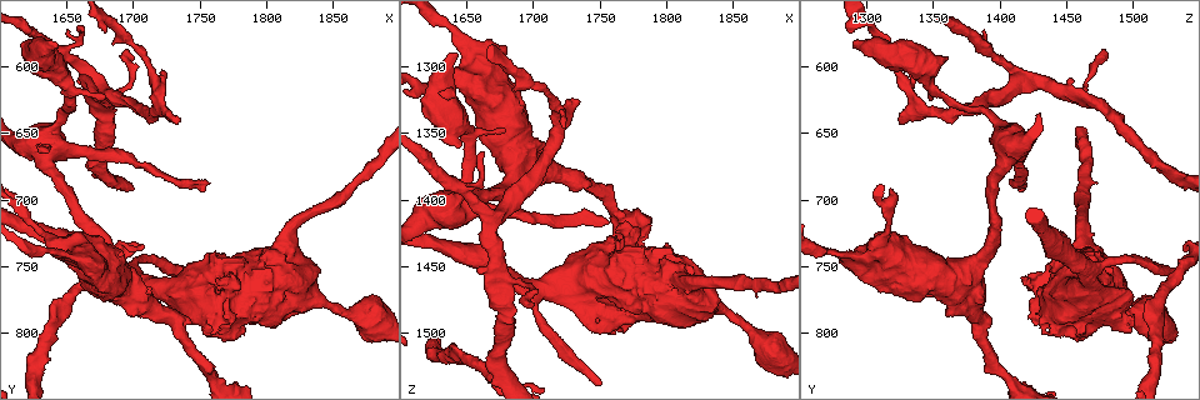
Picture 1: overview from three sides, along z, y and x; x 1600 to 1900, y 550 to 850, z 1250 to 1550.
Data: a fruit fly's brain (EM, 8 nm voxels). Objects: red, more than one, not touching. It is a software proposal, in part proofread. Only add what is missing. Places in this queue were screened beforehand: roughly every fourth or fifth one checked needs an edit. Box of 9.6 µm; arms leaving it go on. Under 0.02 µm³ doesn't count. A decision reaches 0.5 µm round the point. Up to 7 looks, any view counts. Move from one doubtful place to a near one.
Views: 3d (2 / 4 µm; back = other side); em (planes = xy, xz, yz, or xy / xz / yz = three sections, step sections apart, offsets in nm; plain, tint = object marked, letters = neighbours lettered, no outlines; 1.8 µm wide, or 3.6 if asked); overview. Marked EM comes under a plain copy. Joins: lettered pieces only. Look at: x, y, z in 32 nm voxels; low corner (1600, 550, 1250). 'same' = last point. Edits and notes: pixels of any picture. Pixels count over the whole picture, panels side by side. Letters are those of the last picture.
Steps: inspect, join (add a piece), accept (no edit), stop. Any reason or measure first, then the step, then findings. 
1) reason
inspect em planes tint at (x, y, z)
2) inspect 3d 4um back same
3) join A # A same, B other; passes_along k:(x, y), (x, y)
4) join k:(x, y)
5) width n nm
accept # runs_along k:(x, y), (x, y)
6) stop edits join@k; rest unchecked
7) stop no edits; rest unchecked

inspect 3d 4um back at (1754, 692, 1416)

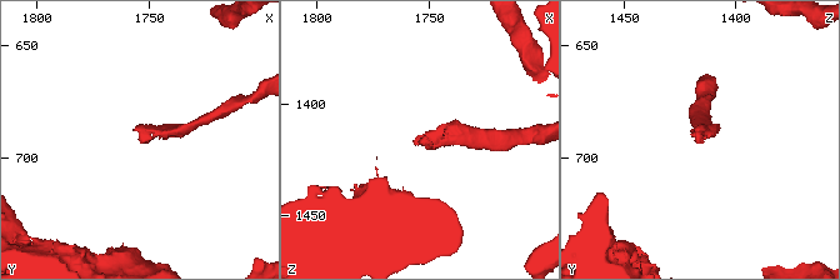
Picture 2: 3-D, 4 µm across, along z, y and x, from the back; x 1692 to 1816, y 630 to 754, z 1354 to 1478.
now the EM
inspect em planes letters at (1755, 693, 1416)

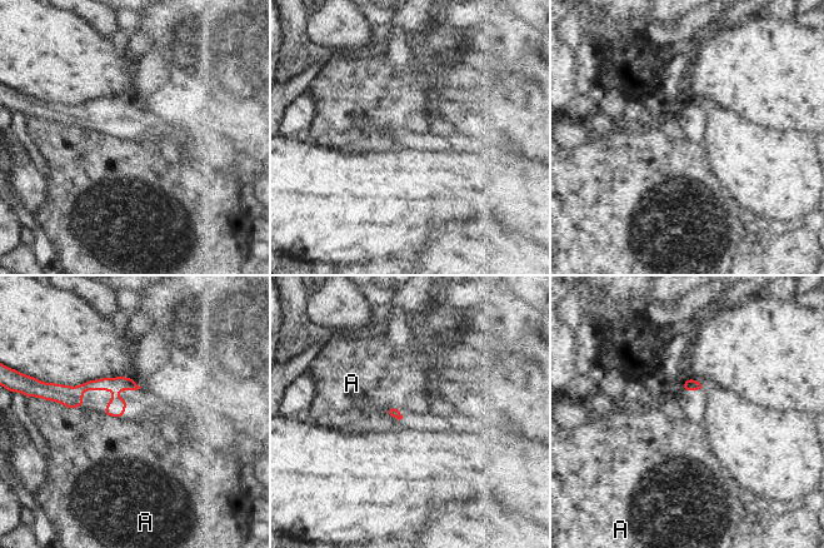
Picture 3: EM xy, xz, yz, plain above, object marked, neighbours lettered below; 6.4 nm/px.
accept # A other; border 3:(45, 399), (81, 408); no lettered piece goes on from it

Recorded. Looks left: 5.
free end
inspect 3d 2um at (1678, 624, 1352)

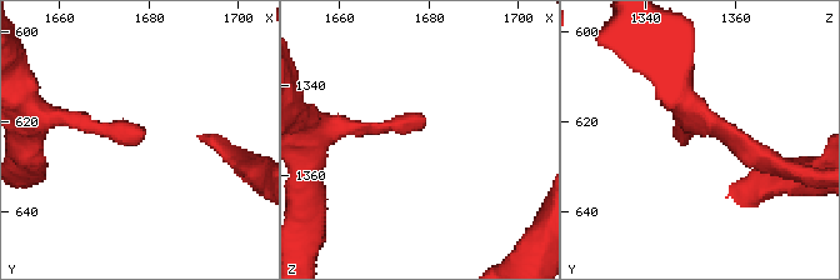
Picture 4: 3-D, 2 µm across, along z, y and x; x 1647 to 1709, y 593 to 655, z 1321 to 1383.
now the EM
inspect em xy step 16 tint at (1679, 624, 1350)

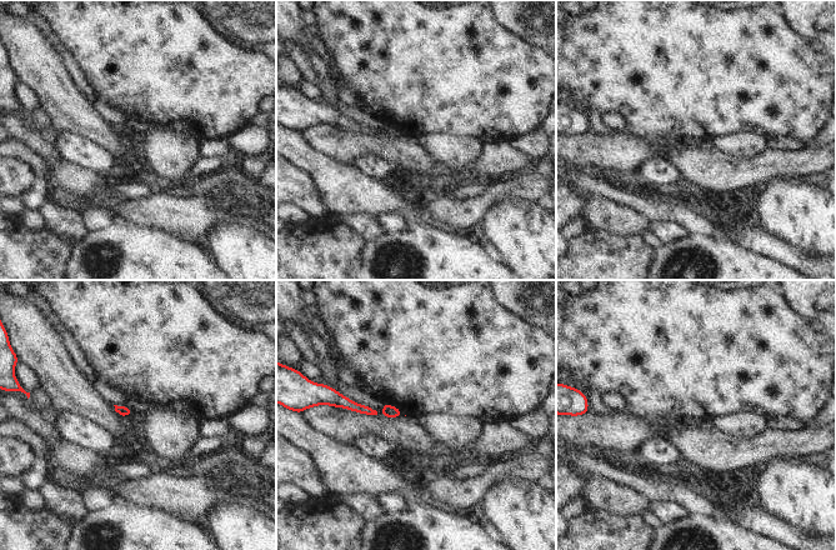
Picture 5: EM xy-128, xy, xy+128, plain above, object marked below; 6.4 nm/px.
another direction
inspect em planes letters same

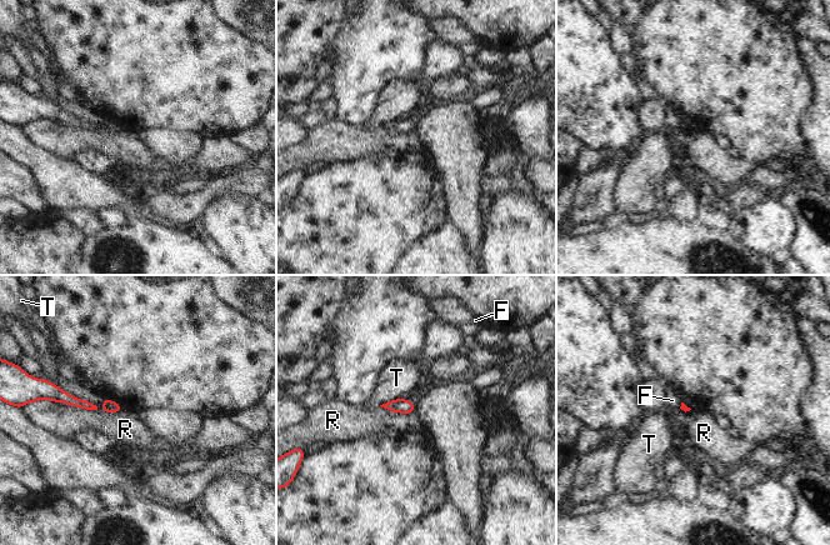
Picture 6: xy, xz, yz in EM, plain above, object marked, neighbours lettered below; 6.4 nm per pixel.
accept # F other, R other, T other; border 6:(51, 400), (96, 410); none of them fits

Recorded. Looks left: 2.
an open end
inspect 3d 2um at (1734, 644, 1326)

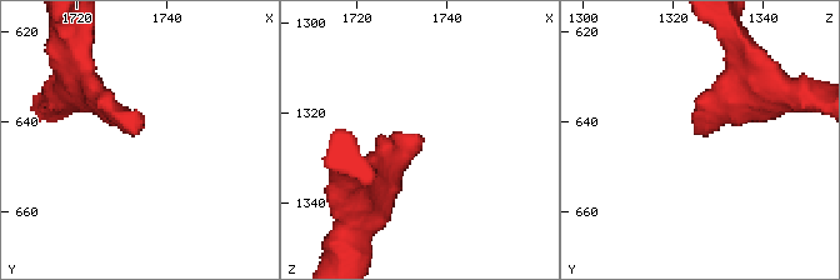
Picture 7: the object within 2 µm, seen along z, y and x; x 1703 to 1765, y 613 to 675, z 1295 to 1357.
shape alone is not enough
inspect em planes letters at (1733, 642, 1324)

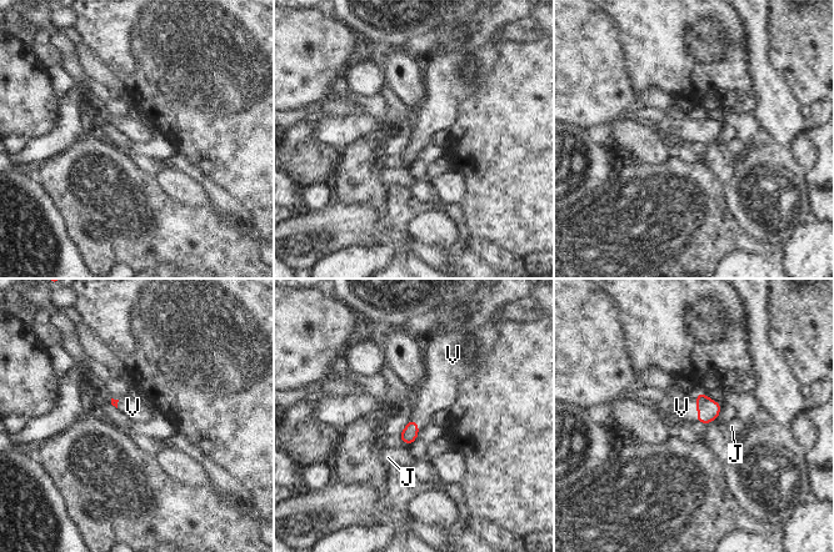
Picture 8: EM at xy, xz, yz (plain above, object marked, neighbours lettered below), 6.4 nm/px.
join V # J other, V same; passes_along 8:(708, 410), (697, 409), (682, 407); it goes on there

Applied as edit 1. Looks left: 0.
stop edits join@8; rest unchecked

